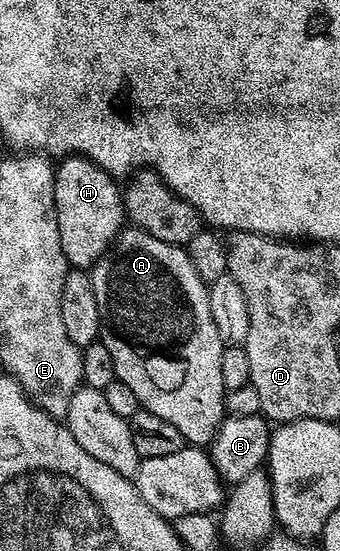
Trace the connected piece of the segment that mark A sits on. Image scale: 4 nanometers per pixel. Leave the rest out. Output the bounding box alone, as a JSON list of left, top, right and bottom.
[90,227,226,446]

